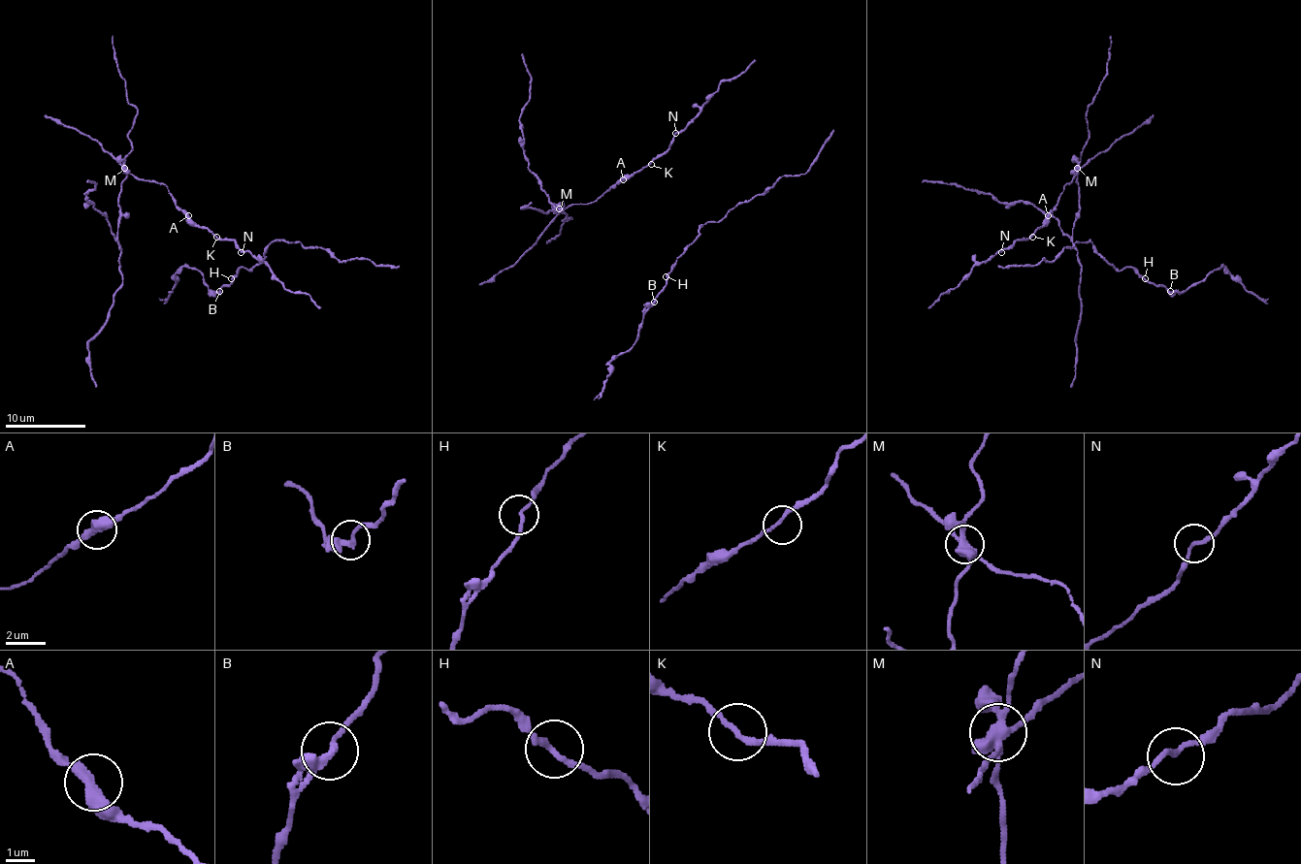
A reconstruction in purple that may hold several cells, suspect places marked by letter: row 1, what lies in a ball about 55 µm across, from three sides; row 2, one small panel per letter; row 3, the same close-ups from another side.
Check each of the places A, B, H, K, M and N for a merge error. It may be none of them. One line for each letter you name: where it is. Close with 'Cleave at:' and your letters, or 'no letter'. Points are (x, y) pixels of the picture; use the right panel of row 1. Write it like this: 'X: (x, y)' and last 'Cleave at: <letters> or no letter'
M: (1077, 168)
Cleave at: M

